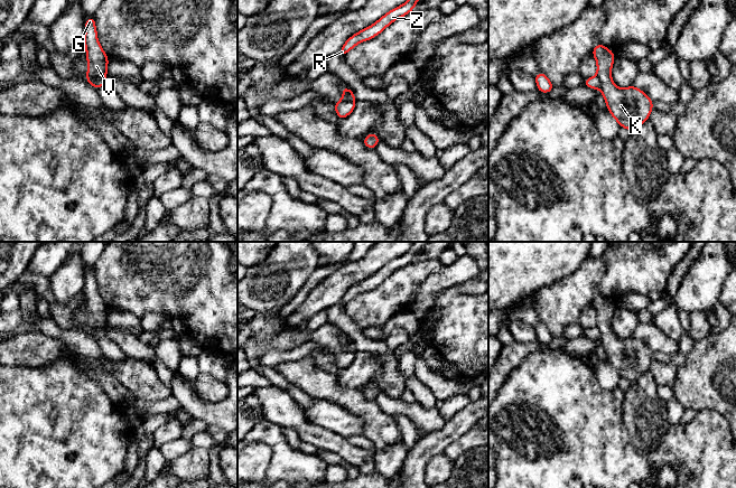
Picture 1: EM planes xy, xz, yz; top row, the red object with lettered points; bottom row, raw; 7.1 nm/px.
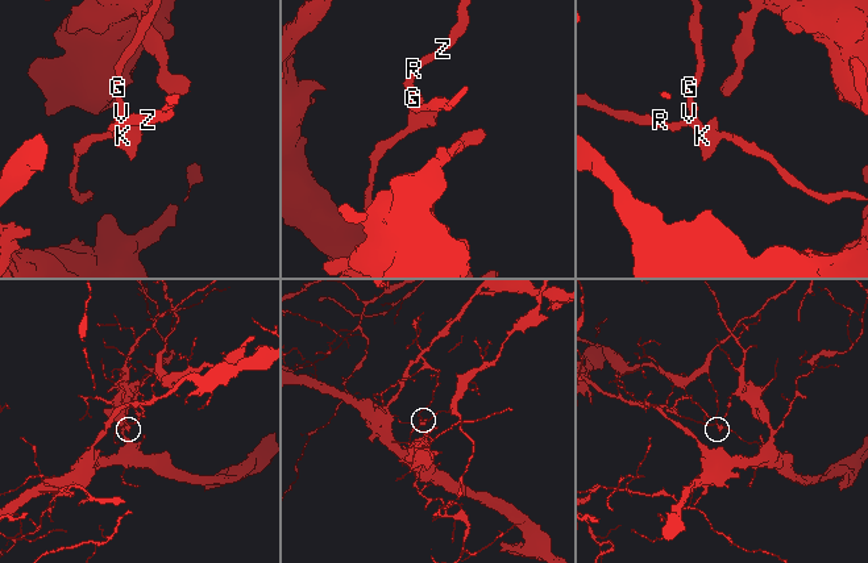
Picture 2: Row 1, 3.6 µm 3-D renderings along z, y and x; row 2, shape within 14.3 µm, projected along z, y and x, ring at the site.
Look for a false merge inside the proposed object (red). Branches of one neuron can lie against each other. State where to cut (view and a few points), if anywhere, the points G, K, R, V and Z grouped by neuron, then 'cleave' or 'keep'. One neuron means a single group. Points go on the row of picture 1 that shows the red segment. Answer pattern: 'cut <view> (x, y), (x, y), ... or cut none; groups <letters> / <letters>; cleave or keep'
cut xy (104, 77), (98, 77), (91, 84); groups G K V / R Z; cleave

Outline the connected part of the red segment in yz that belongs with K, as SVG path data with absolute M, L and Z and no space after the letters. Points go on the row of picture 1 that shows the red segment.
M596 44L591 55L597 62L596 76L600 81L600 92L606 101L607 110L621 128L635 131L650 118L653 101L633 85L626 88L614 85L611 72L616 56L613 50Z

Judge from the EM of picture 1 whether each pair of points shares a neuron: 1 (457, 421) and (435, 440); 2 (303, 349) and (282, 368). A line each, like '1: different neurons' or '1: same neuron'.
1: same neuron
2: different neurons

